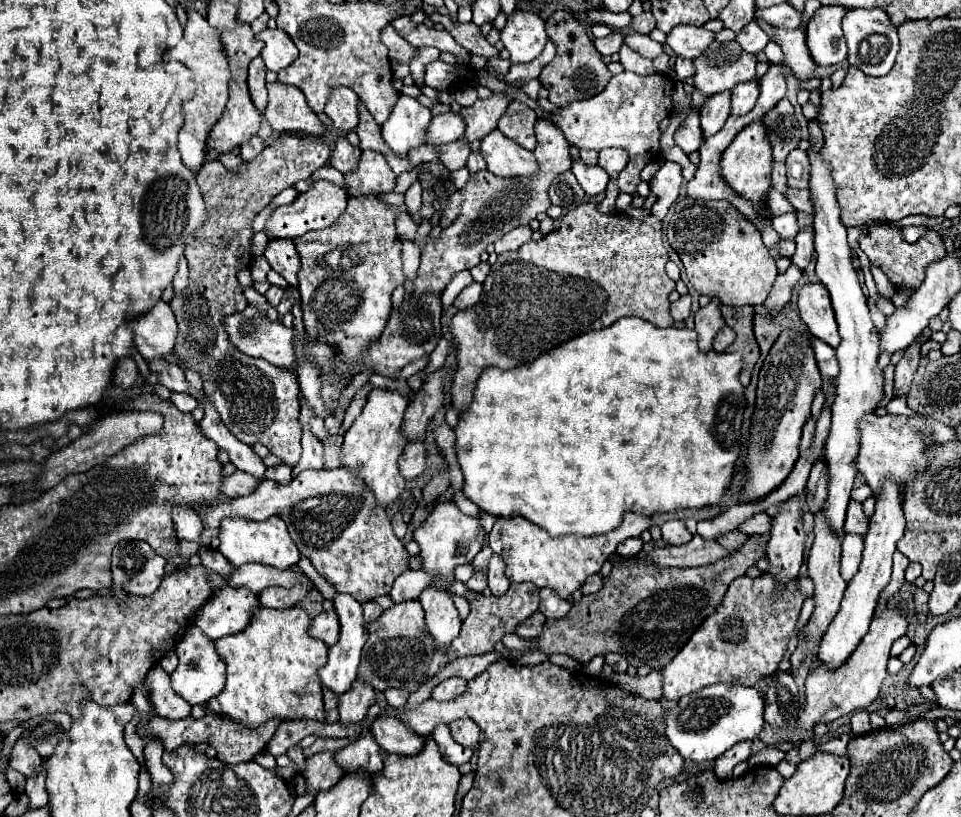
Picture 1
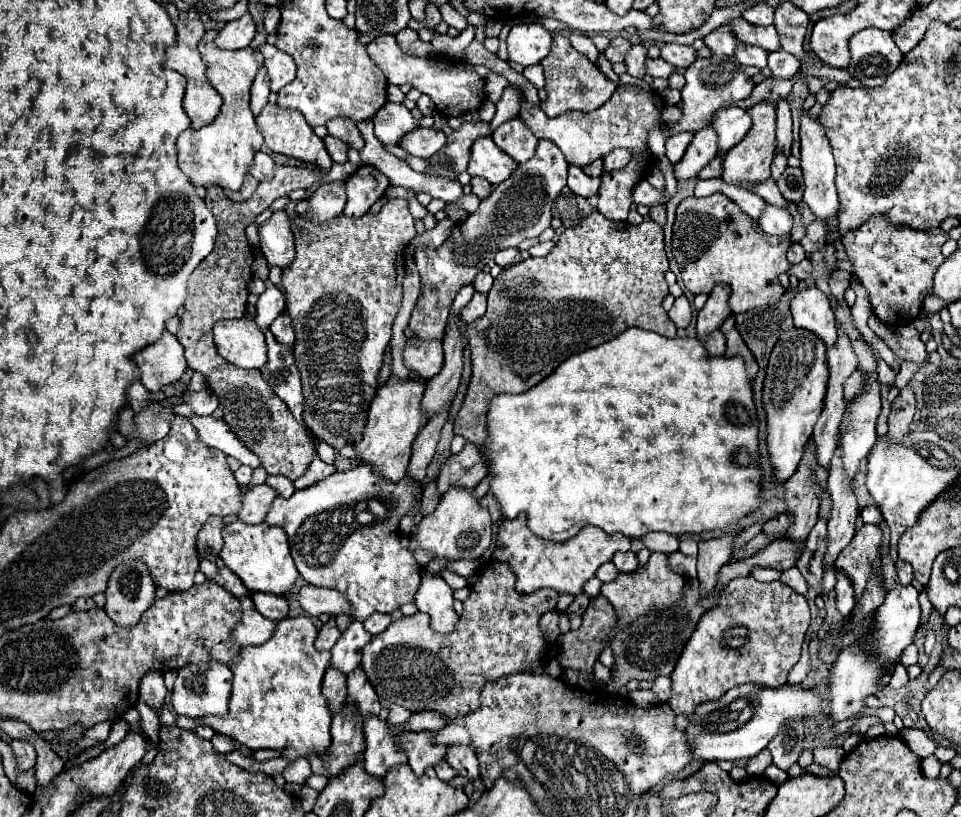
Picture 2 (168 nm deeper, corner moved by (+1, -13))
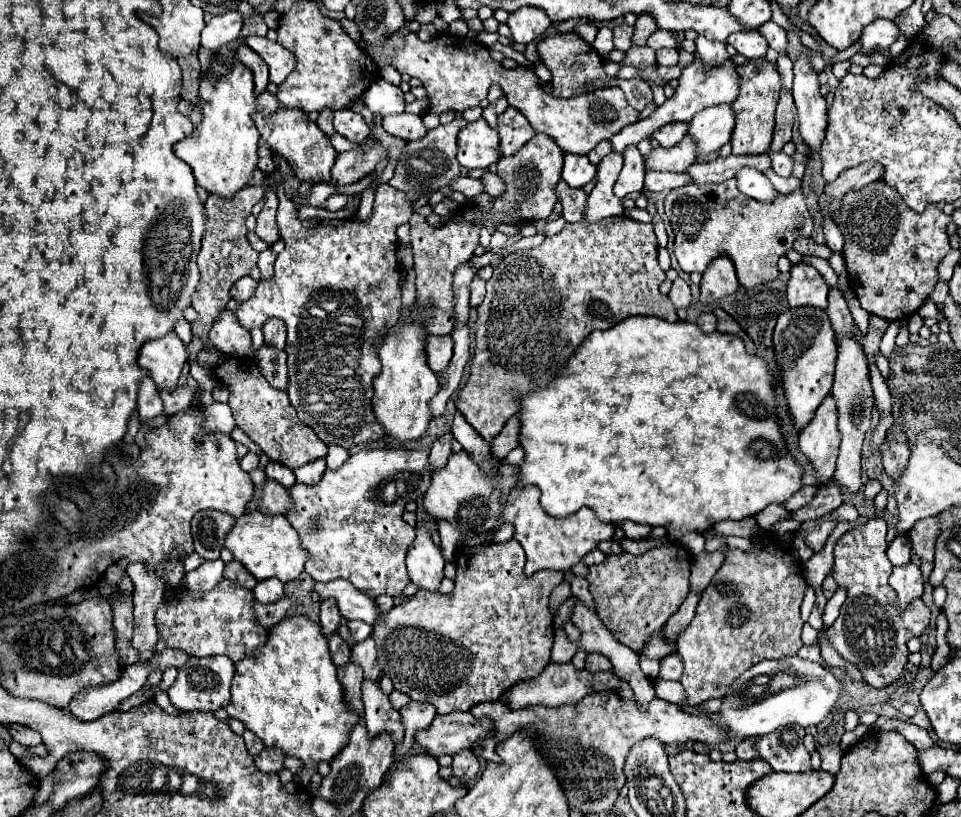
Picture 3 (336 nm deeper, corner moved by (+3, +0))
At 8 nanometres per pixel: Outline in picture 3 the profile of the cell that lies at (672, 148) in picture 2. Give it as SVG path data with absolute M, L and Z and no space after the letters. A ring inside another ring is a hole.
M668 124L668 126L664 126L664 128L660 128L660 130L656 130L654 134L652 134L652 138L656 138L658 142L660 142L660 146L666 146L666 148L670 148L670 146L674 146L674 144L678 144L682 138L684 138L684 134L688 132L688 124Z

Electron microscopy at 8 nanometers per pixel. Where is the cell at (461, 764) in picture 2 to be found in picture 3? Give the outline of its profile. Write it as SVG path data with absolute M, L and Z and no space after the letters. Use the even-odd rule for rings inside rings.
M462 750L460 754L454 754L452 758L454 758L454 762L452 762L454 776L468 782L478 774L480 764L478 764L478 758L472 754L472 750Z

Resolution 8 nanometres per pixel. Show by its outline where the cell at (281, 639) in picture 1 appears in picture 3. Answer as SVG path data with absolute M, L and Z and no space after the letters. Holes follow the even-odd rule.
M286 616L276 626L268 630L264 646L256 648L252 656L246 656L236 664L236 674L232 678L232 702L226 706L230 718L240 720L248 730L264 740L268 748L282 748L284 754L304 760L304 772L300 776L310 778L320 760L332 760L346 744L352 726L358 724L358 716L348 710L342 684L336 678L336 666L332 664L328 642L320 632L320 624L312 622L308 616Z

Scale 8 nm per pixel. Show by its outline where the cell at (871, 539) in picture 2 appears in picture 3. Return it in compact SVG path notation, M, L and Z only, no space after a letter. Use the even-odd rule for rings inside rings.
M872 518L838 538L834 546L834 580L848 590L848 598L836 622L824 630L830 646L844 660L852 662L874 688L900 680L908 662L906 642L912 636L920 636L930 624L930 608L922 600L914 600L902 616L896 610L896 594L888 584L892 564L886 556L886 530L882 518Z

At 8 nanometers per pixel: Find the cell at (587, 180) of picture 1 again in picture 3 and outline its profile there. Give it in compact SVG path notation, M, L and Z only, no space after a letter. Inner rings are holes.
M564 154L564 168L562 168L562 180L566 180L572 188L582 188L588 184L596 174L596 166L590 164L586 156L578 154Z

